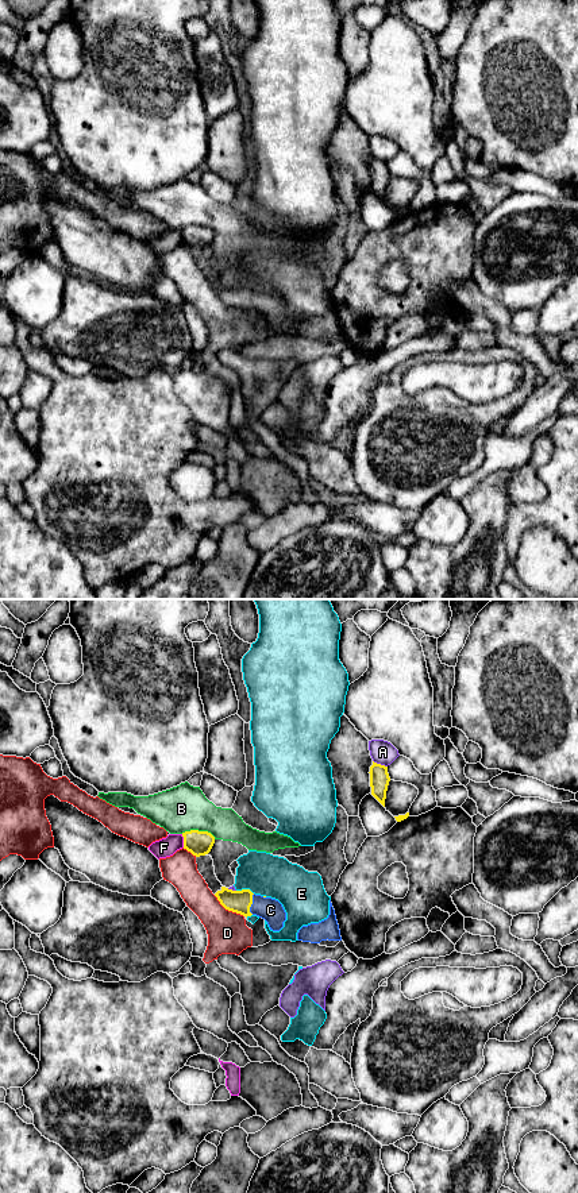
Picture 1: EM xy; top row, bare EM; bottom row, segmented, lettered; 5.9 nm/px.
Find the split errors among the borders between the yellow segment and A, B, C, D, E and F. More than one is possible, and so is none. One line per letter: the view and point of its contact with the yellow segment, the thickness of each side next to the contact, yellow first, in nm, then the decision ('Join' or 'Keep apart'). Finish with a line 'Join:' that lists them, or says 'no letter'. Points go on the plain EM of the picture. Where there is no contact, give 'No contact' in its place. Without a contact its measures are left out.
A: Touches yellow at xy (380, 159). Thickness 120 nm (yellow) against 140 nm. Keep apart
B: Touches yellow at xy (197, 226). Thickness 140 nm (yellow) against 280 nm. Keep apart
C: Touches yellow at xy (251, 298). Thickness 140 nm (yellow) against 140 nm. Join
D: Touches yellow at xy (228, 305). Thickness 140 nm (yellow) against 240 nm. Keep apart
E: Touches yellow at xy (245, 285). Thickness 140 nm (yellow) against 260 nm. Keep apart
F: Touches yellow at xy (184, 236). Thickness 140 nm (yellow) against 120 nm. Keep apart
Join: C

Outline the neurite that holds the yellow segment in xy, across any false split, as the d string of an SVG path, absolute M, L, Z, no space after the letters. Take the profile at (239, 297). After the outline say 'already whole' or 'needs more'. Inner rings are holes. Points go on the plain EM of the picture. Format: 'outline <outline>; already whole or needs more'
outline M221 282L215 292L228 306L265 314L273 327L280 327L286 316L286 308L278 296L255 290L250 285L232 286Z; needs more

